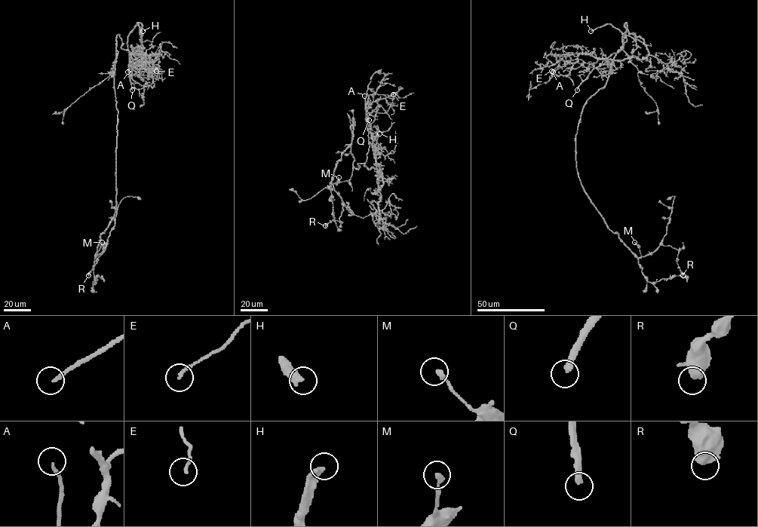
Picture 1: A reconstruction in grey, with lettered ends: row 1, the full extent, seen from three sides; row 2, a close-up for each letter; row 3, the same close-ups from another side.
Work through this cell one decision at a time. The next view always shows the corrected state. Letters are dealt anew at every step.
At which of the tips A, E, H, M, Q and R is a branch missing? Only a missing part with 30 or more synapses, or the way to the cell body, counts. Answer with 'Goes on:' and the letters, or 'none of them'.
Goes on: H, Q

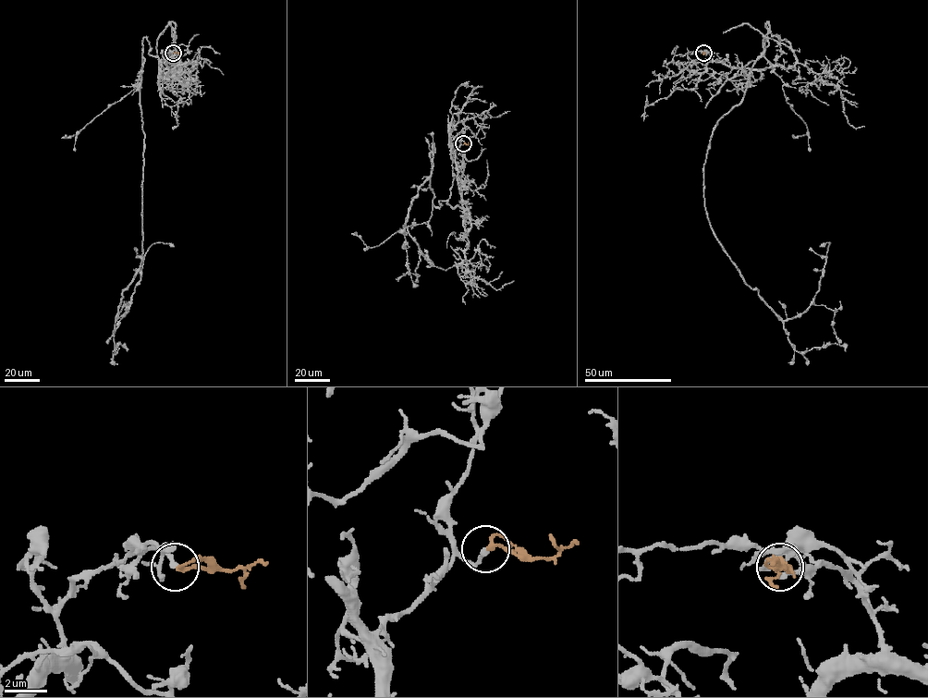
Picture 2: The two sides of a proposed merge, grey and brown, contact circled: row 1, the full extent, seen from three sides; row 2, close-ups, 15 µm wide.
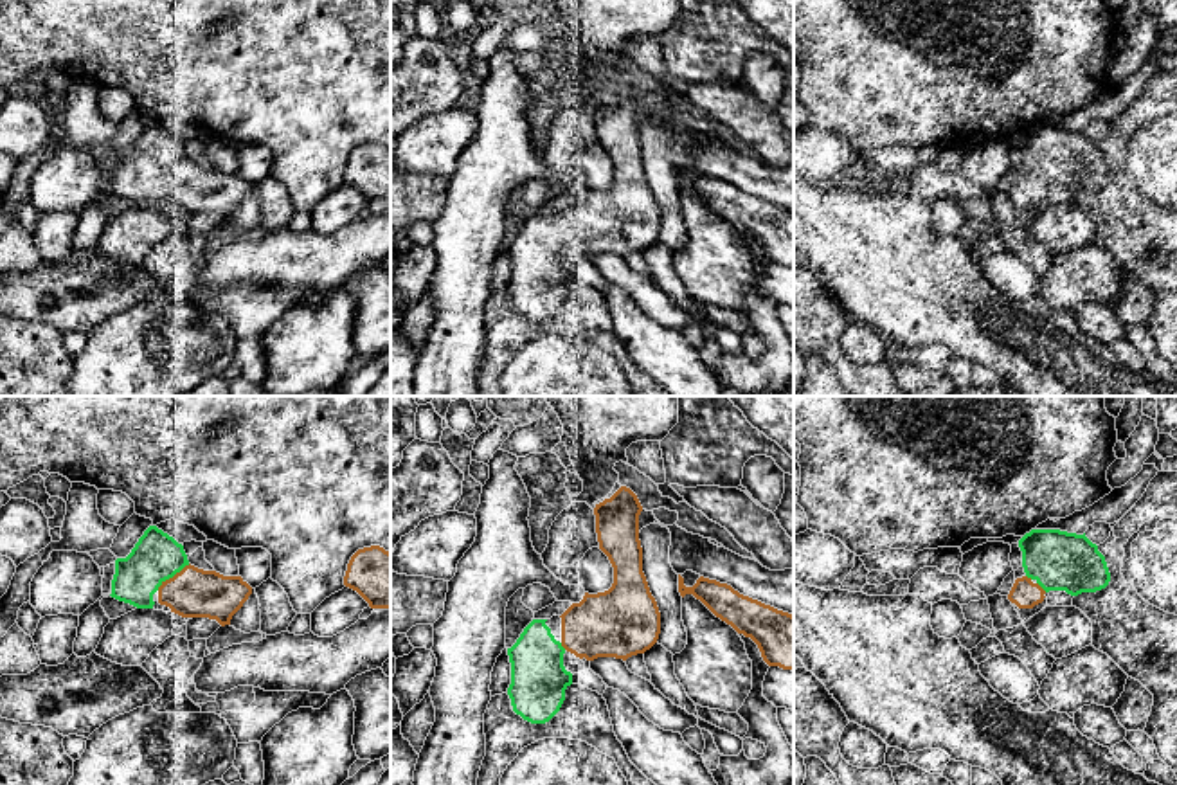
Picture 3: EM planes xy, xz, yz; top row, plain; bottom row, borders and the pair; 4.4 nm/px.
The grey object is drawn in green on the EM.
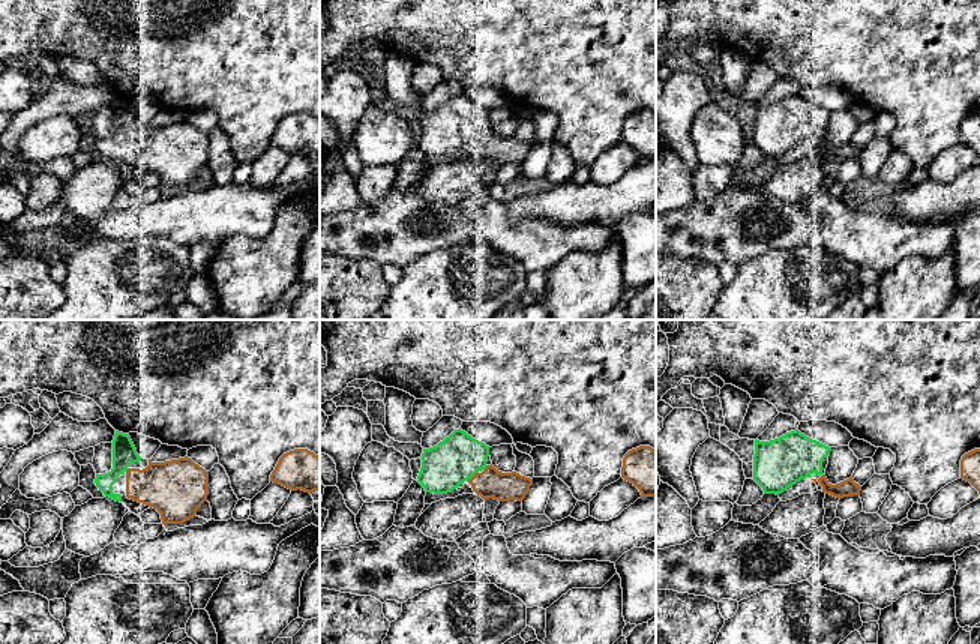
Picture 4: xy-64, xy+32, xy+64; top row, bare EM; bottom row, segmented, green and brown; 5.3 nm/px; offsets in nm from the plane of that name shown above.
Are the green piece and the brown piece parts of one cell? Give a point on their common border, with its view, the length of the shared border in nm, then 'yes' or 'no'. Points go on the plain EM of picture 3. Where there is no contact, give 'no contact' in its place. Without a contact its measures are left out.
xy (173, 171) | 190 nm | yes

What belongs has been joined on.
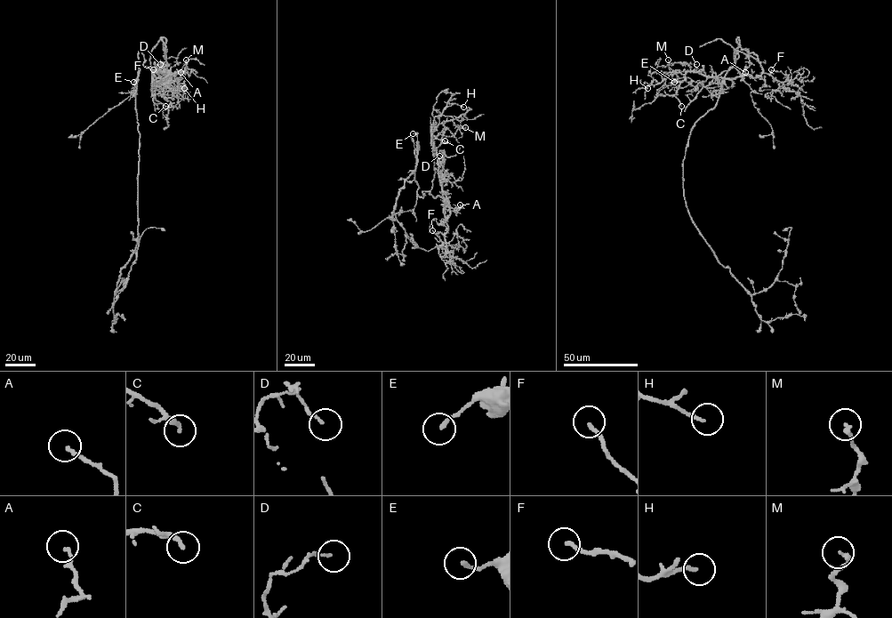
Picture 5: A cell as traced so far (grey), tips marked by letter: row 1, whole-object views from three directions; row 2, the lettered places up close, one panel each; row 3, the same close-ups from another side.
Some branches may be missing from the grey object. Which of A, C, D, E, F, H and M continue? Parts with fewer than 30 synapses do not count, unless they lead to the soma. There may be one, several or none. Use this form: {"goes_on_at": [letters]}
{"goes_on_at": []}

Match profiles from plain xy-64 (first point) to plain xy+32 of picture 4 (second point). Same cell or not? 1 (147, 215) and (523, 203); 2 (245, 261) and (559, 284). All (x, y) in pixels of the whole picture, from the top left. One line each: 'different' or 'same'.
1: same
2: same

